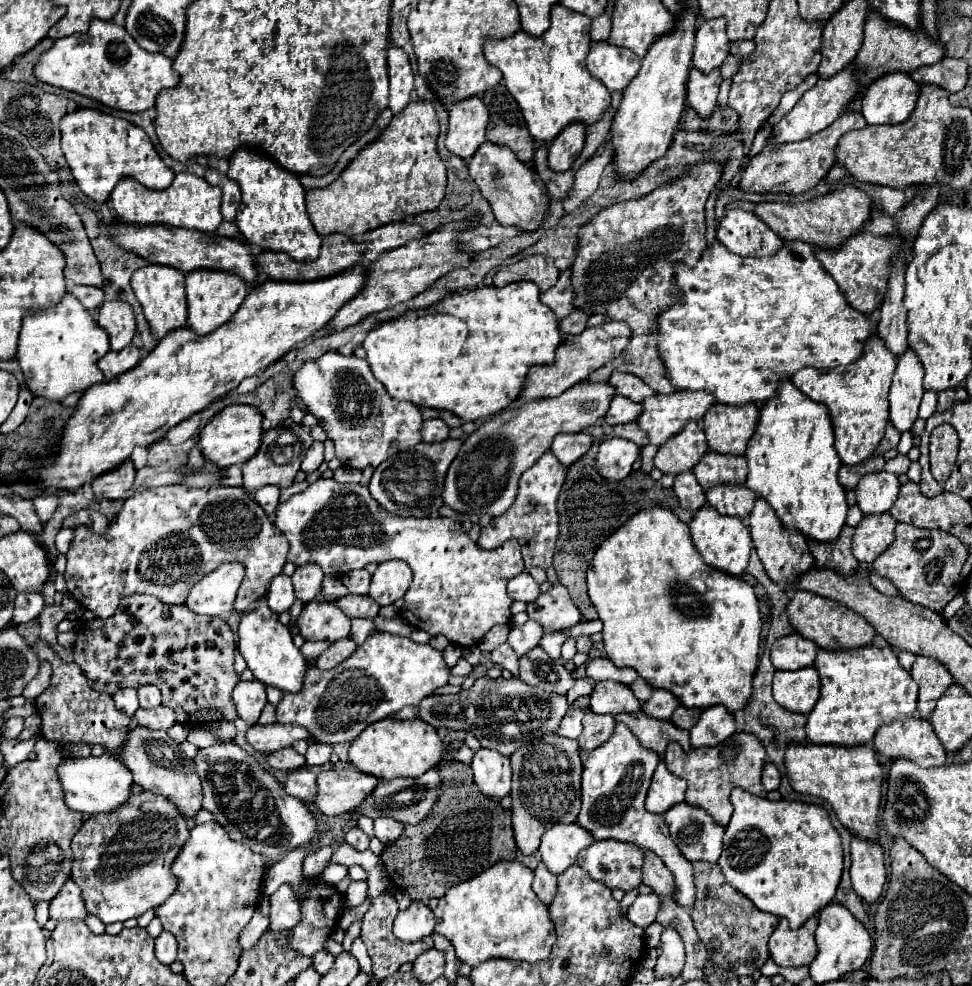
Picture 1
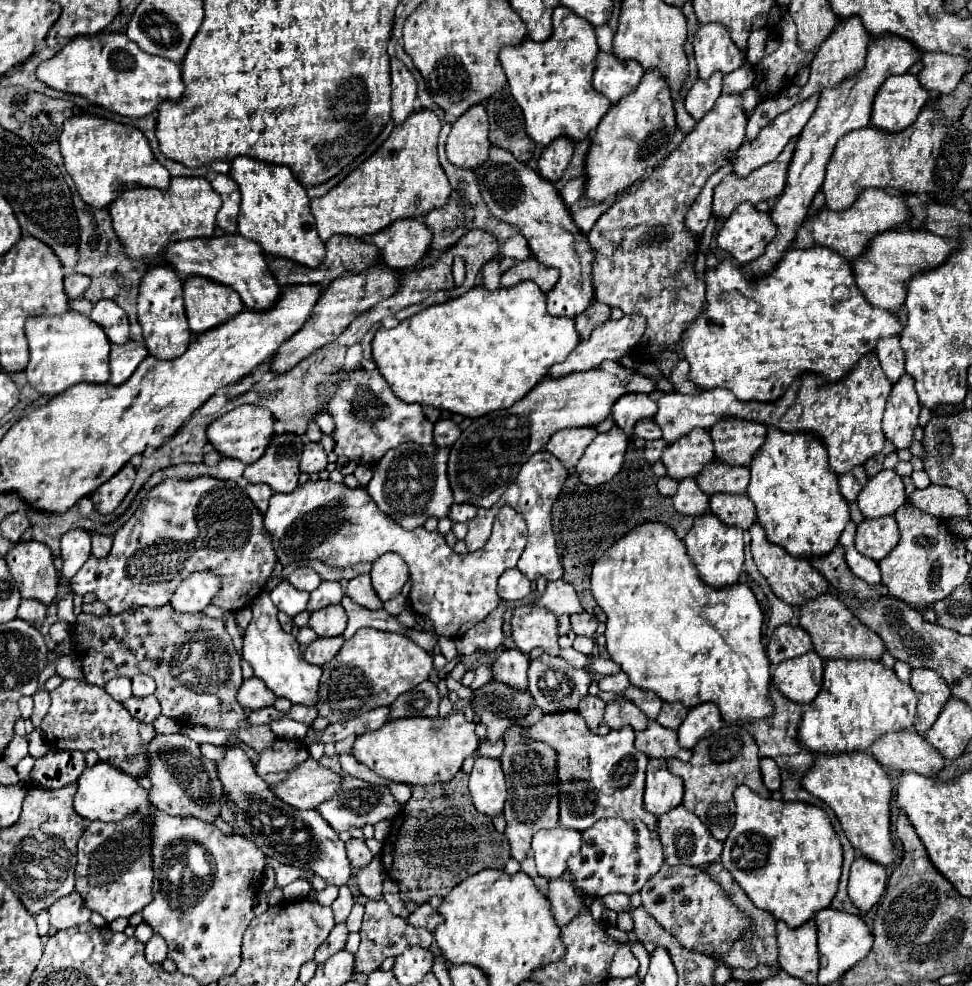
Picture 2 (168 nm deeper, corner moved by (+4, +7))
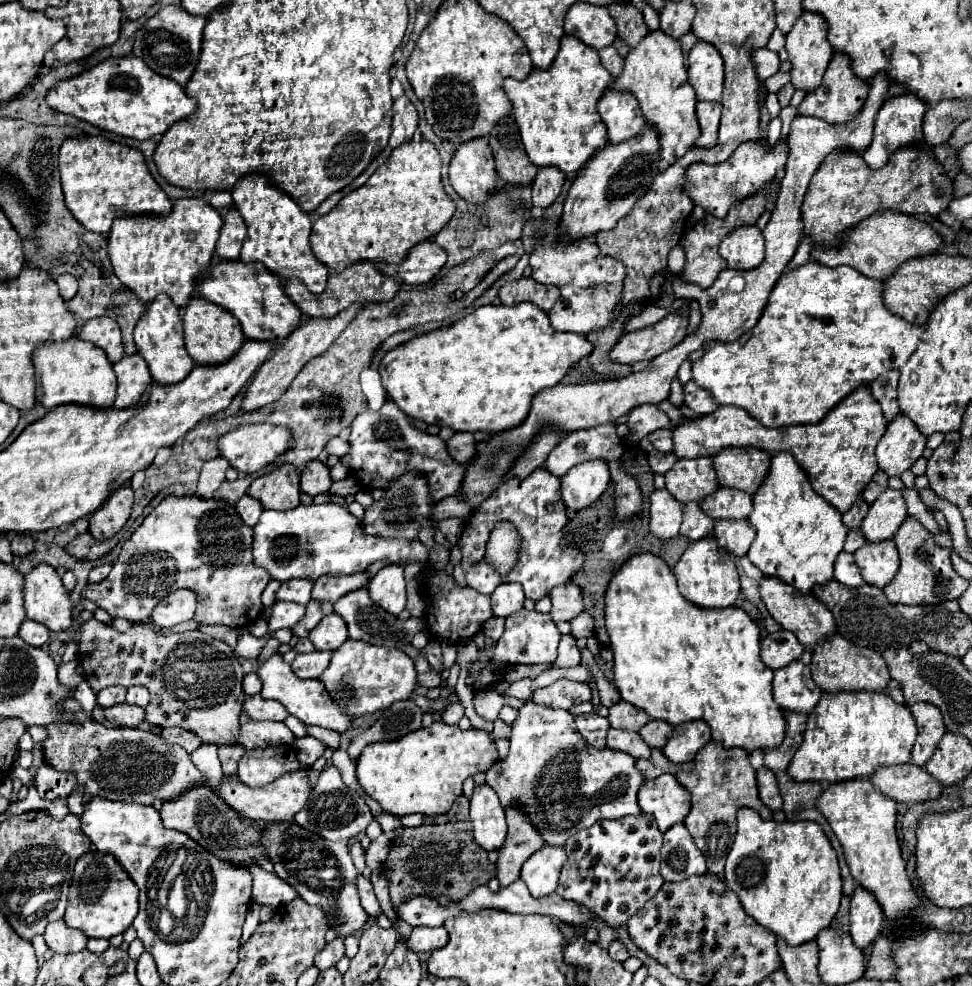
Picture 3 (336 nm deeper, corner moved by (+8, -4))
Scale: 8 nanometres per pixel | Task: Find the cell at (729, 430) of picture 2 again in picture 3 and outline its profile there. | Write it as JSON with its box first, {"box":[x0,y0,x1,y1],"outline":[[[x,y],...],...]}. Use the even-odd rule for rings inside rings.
{"box":[712,448,770,494],"outline":[[[724,448],[712,458],[720,486],[754,494],[770,468],[770,454],[760,448]]]}

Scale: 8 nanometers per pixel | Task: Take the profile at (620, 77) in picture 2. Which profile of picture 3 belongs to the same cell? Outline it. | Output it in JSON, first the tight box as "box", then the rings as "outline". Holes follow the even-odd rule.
{"box":[598,88,646,142],"outline":[[[608,88],[602,94],[600,102],[598,102],[598,112],[604,118],[604,124],[608,128],[608,140],[610,142],[624,142],[624,140],[636,136],[642,130],[642,126],[646,124],[642,112],[640,112],[640,106],[638,106],[636,96],[632,92],[626,92],[626,90],[624,92],[618,92],[614,88]]]}

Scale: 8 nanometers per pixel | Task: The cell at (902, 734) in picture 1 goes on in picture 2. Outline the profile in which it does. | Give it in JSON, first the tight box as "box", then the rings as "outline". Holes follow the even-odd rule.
{"box":[870,729,942,777],"outline":[[[914,729],[902,733],[888,733],[870,749],[872,757],[892,771],[920,773],[934,777],[942,767],[942,755]]]}

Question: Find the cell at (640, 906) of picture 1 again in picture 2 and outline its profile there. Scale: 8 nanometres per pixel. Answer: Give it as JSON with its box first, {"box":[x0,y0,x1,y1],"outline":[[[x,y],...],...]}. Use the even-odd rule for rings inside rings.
{"box":[602,895,630,911],"outline":[[[606,895],[602,897],[604,907],[614,909],[614,911],[626,911],[630,907],[630,897],[628,895]]]}

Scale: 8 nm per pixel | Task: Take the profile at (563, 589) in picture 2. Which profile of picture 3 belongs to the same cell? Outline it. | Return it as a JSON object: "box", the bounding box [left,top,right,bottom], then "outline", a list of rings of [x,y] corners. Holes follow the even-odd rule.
{"box":[550,582,584,624],"outline":[[[566,582],[562,586],[556,586],[550,590],[550,600],[552,600],[552,610],[550,610],[550,618],[558,624],[558,622],[570,622],[572,618],[576,618],[584,606],[582,606],[582,596],[580,596],[580,588],[576,588],[576,584]]]}

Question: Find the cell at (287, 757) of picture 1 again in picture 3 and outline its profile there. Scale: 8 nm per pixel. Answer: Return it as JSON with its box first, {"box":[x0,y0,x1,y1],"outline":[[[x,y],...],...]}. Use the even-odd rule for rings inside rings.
{"box":[78,618,246,746],"outline":[[[92,618],[80,626],[78,658],[94,694],[106,686],[146,686],[150,690],[146,720],[152,726],[178,726],[194,732],[206,744],[238,746],[240,712],[246,700],[242,692],[244,672],[226,642],[200,630],[160,634],[154,622],[116,632]]]}

